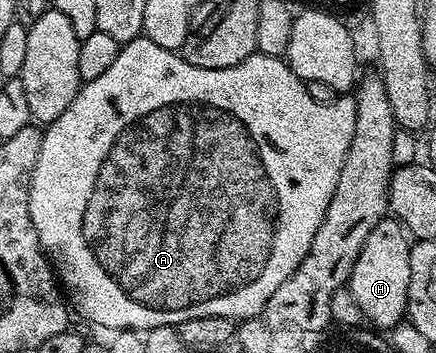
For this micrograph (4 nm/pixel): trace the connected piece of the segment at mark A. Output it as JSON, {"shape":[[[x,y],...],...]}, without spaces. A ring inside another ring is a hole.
{"shape":[[[140,37],[122,44],[117,53],[117,61],[113,61],[113,65],[109,65],[108,71],[101,73],[101,77],[97,77],[94,81],[83,83],[77,97],[73,97],[69,109],[65,109],[65,113],[61,113],[61,117],[57,121],[46,124],[43,131],[41,153],[37,157],[37,165],[33,169],[31,192],[29,193],[29,213],[33,217],[33,229],[37,229],[39,244],[43,246],[60,284],[65,288],[70,306],[74,310],[76,307],[89,322],[96,323],[99,327],[108,327],[111,333],[121,331],[146,333],[158,327],[169,327],[185,321],[193,321],[193,317],[225,317],[236,321],[253,319],[264,314],[266,303],[270,297],[280,288],[281,283],[294,273],[301,265],[302,259],[309,253],[313,237],[316,236],[317,229],[320,228],[321,221],[325,217],[325,209],[329,209],[333,189],[337,189],[337,177],[341,177],[341,165],[345,161],[345,153],[349,153],[349,145],[353,141],[353,129],[356,125],[357,109],[354,98],[350,94],[340,94],[331,103],[313,101],[313,97],[309,97],[307,92],[307,84],[297,77],[297,73],[293,73],[286,58],[256,53],[245,57],[245,61],[241,61],[241,65],[229,65],[229,69],[201,69],[197,65],[189,65],[189,61],[185,61],[182,54],[169,49],[161,49],[161,45],[153,45],[153,41]]]}

